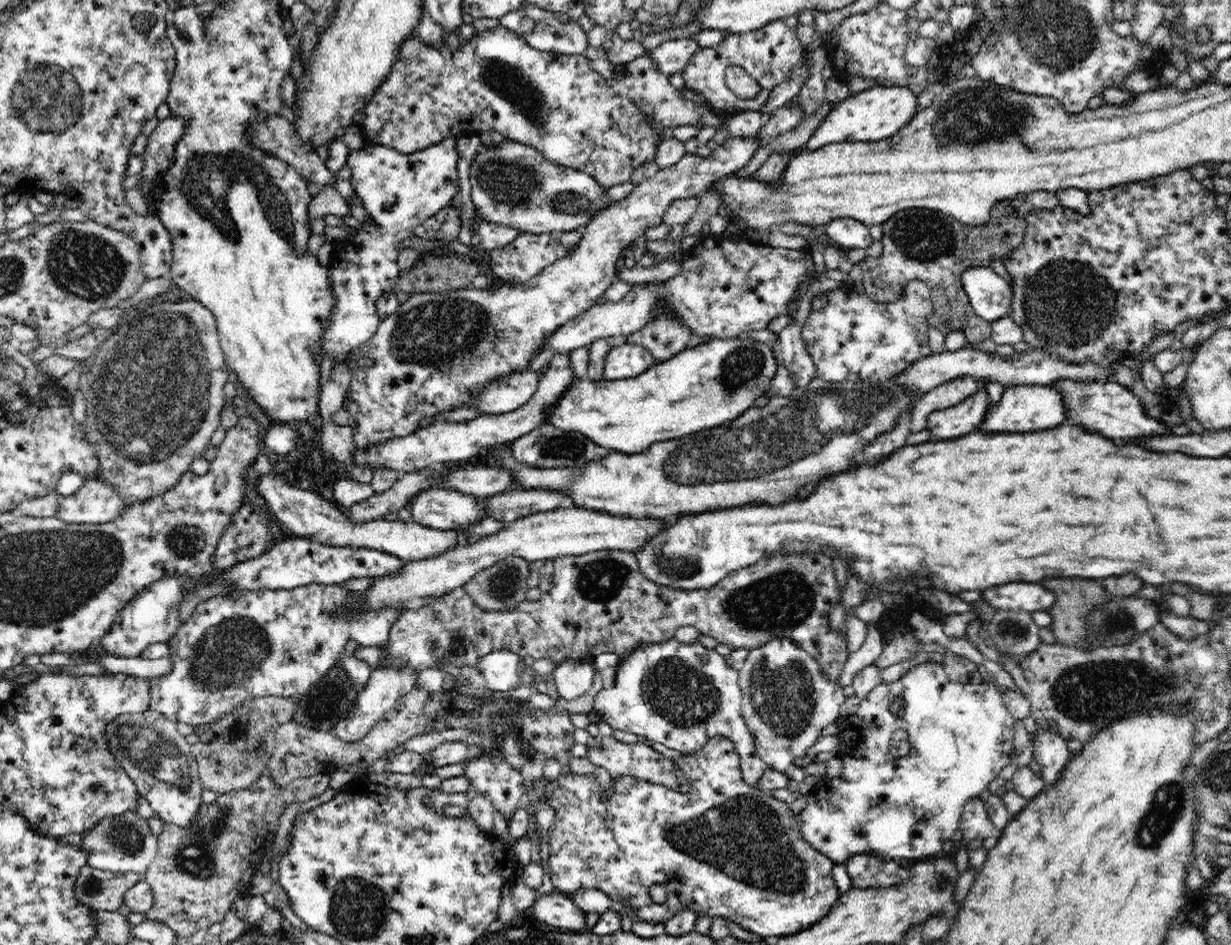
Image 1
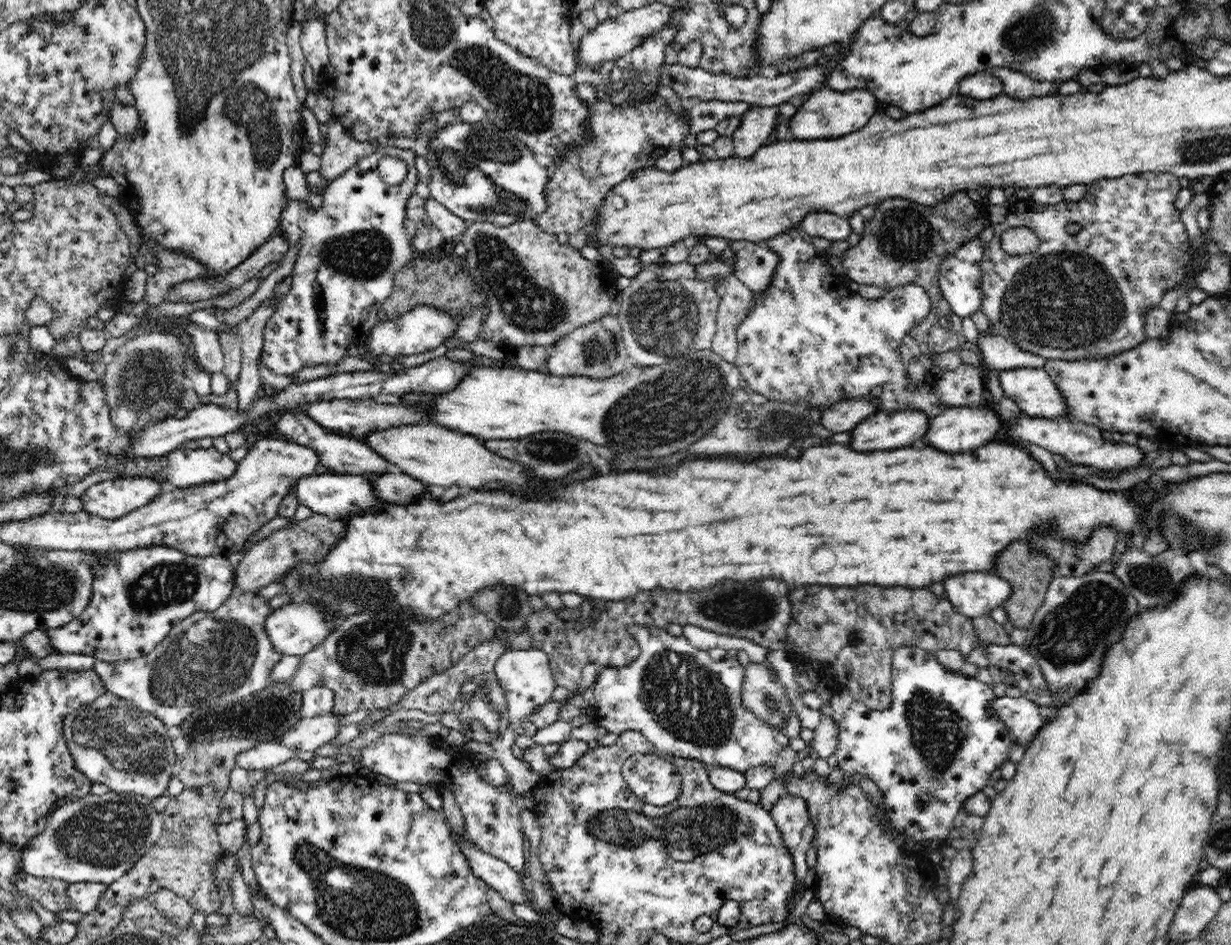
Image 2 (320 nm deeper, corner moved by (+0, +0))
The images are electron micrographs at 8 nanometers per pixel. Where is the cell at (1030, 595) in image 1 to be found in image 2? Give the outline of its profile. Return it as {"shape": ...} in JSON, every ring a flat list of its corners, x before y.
{"shape":[[988,571,958,574,946,578,943,583,946,596,954,604,956,612,970,619,988,615,993,608,1001,607,1012,594,1011,584,1006,579]]}

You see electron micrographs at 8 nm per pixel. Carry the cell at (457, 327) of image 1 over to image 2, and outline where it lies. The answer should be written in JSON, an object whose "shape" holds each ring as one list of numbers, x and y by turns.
{"shape":[[420,304,402,316,390,320,380,320,376,323,371,328,367,348,374,355,388,354,393,358,420,354,420,352,439,348,444,342,444,338,454,336,458,319,459,316,450,316,443,310]]}

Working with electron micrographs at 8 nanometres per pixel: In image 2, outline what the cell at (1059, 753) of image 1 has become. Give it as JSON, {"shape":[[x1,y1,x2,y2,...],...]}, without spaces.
{"shape":[[1022,696,996,698,994,709,999,719,1004,721,1013,742,1019,746,1030,746,1046,721,1042,718,1039,707]]}

